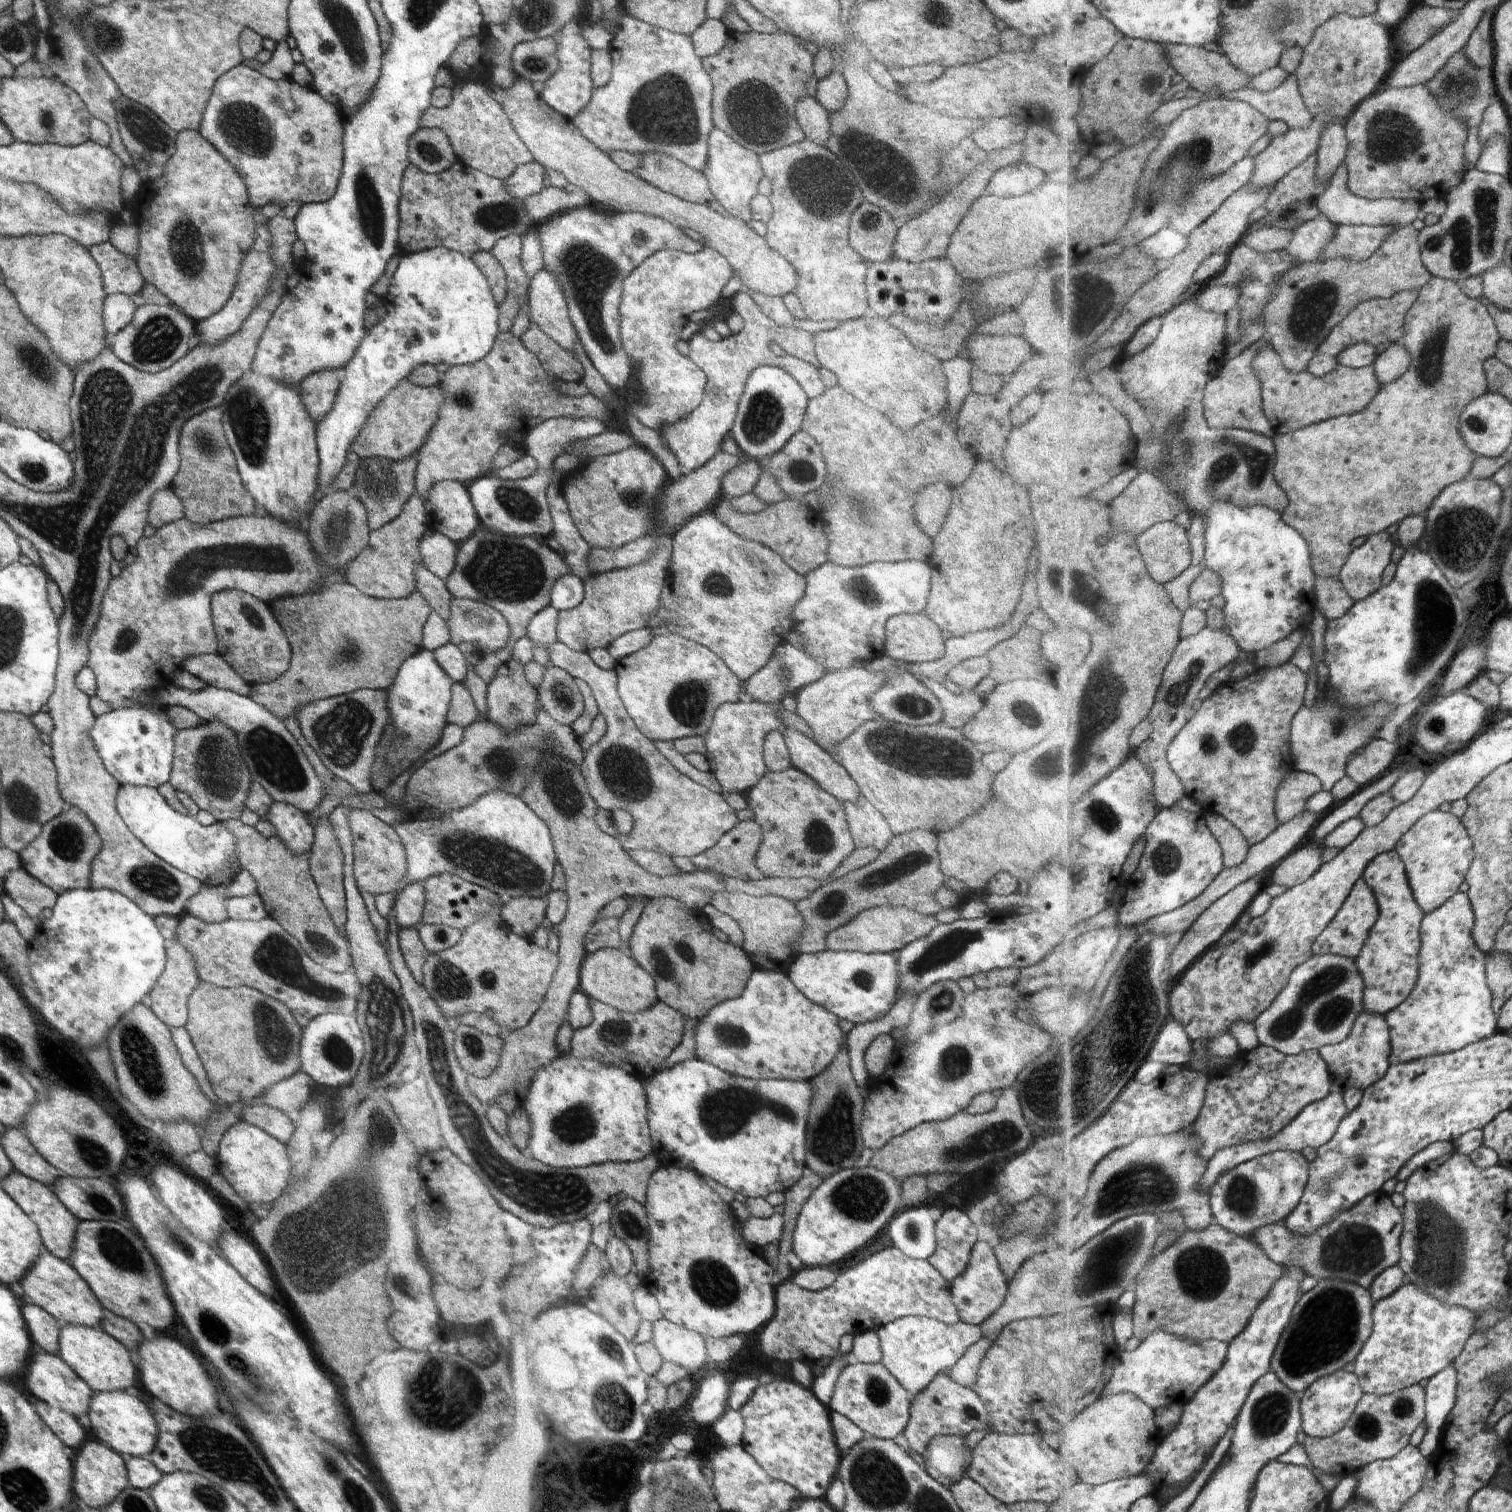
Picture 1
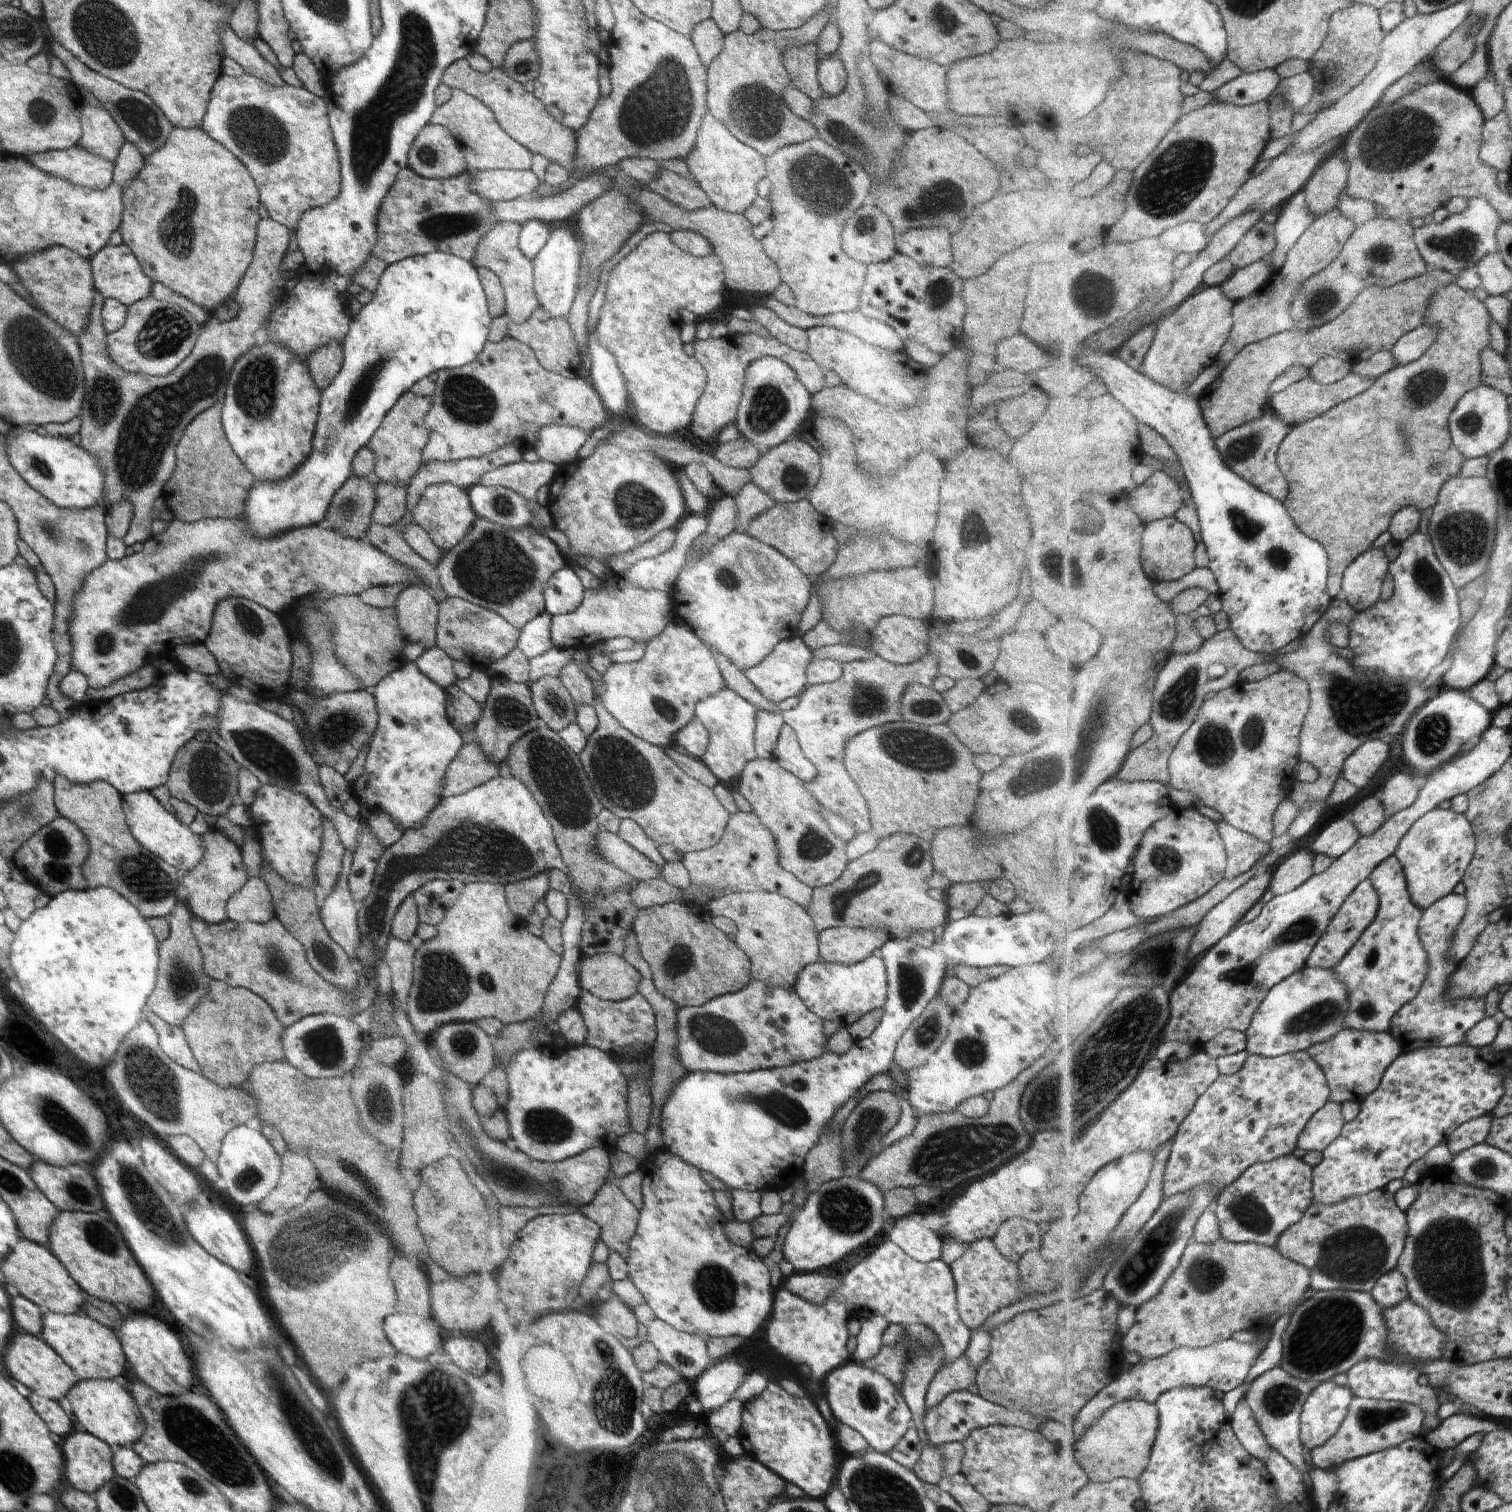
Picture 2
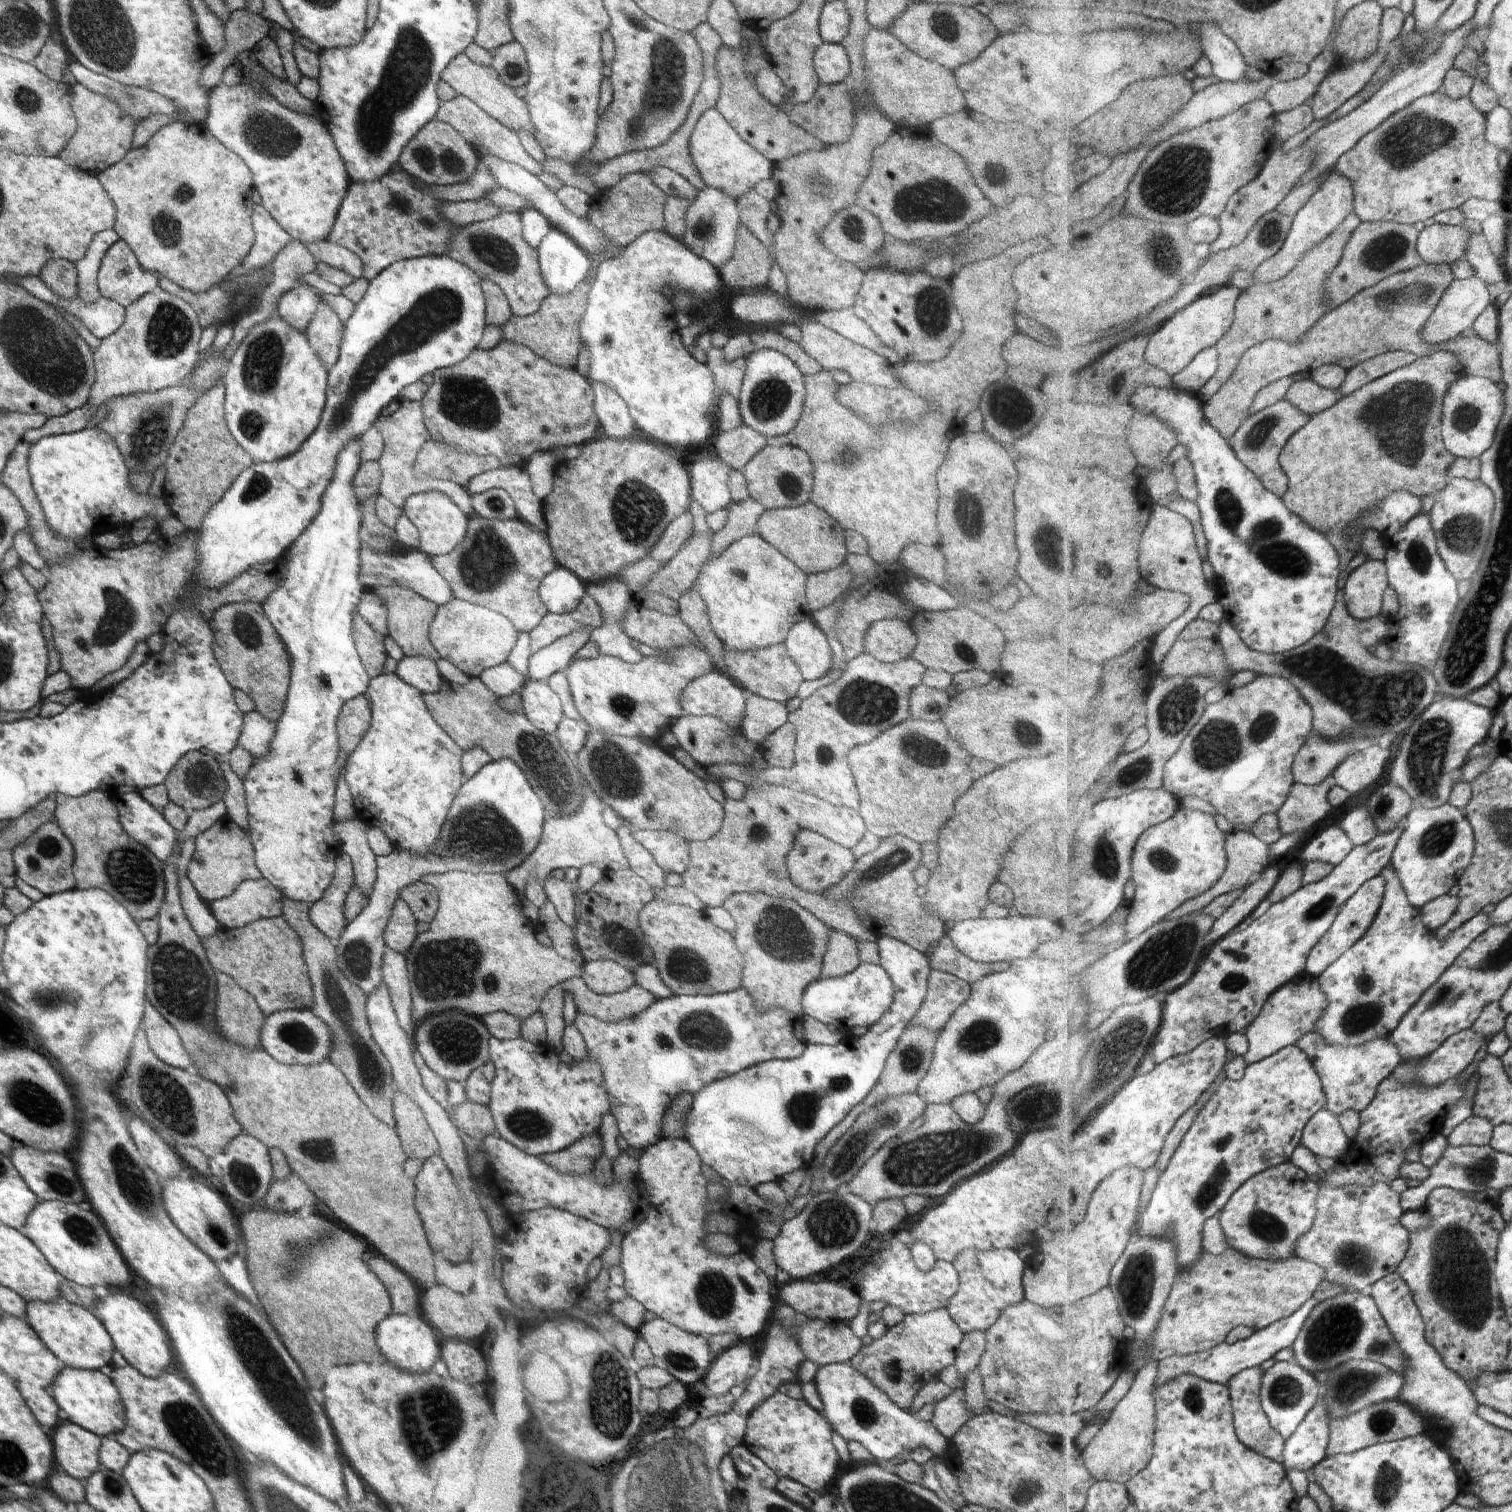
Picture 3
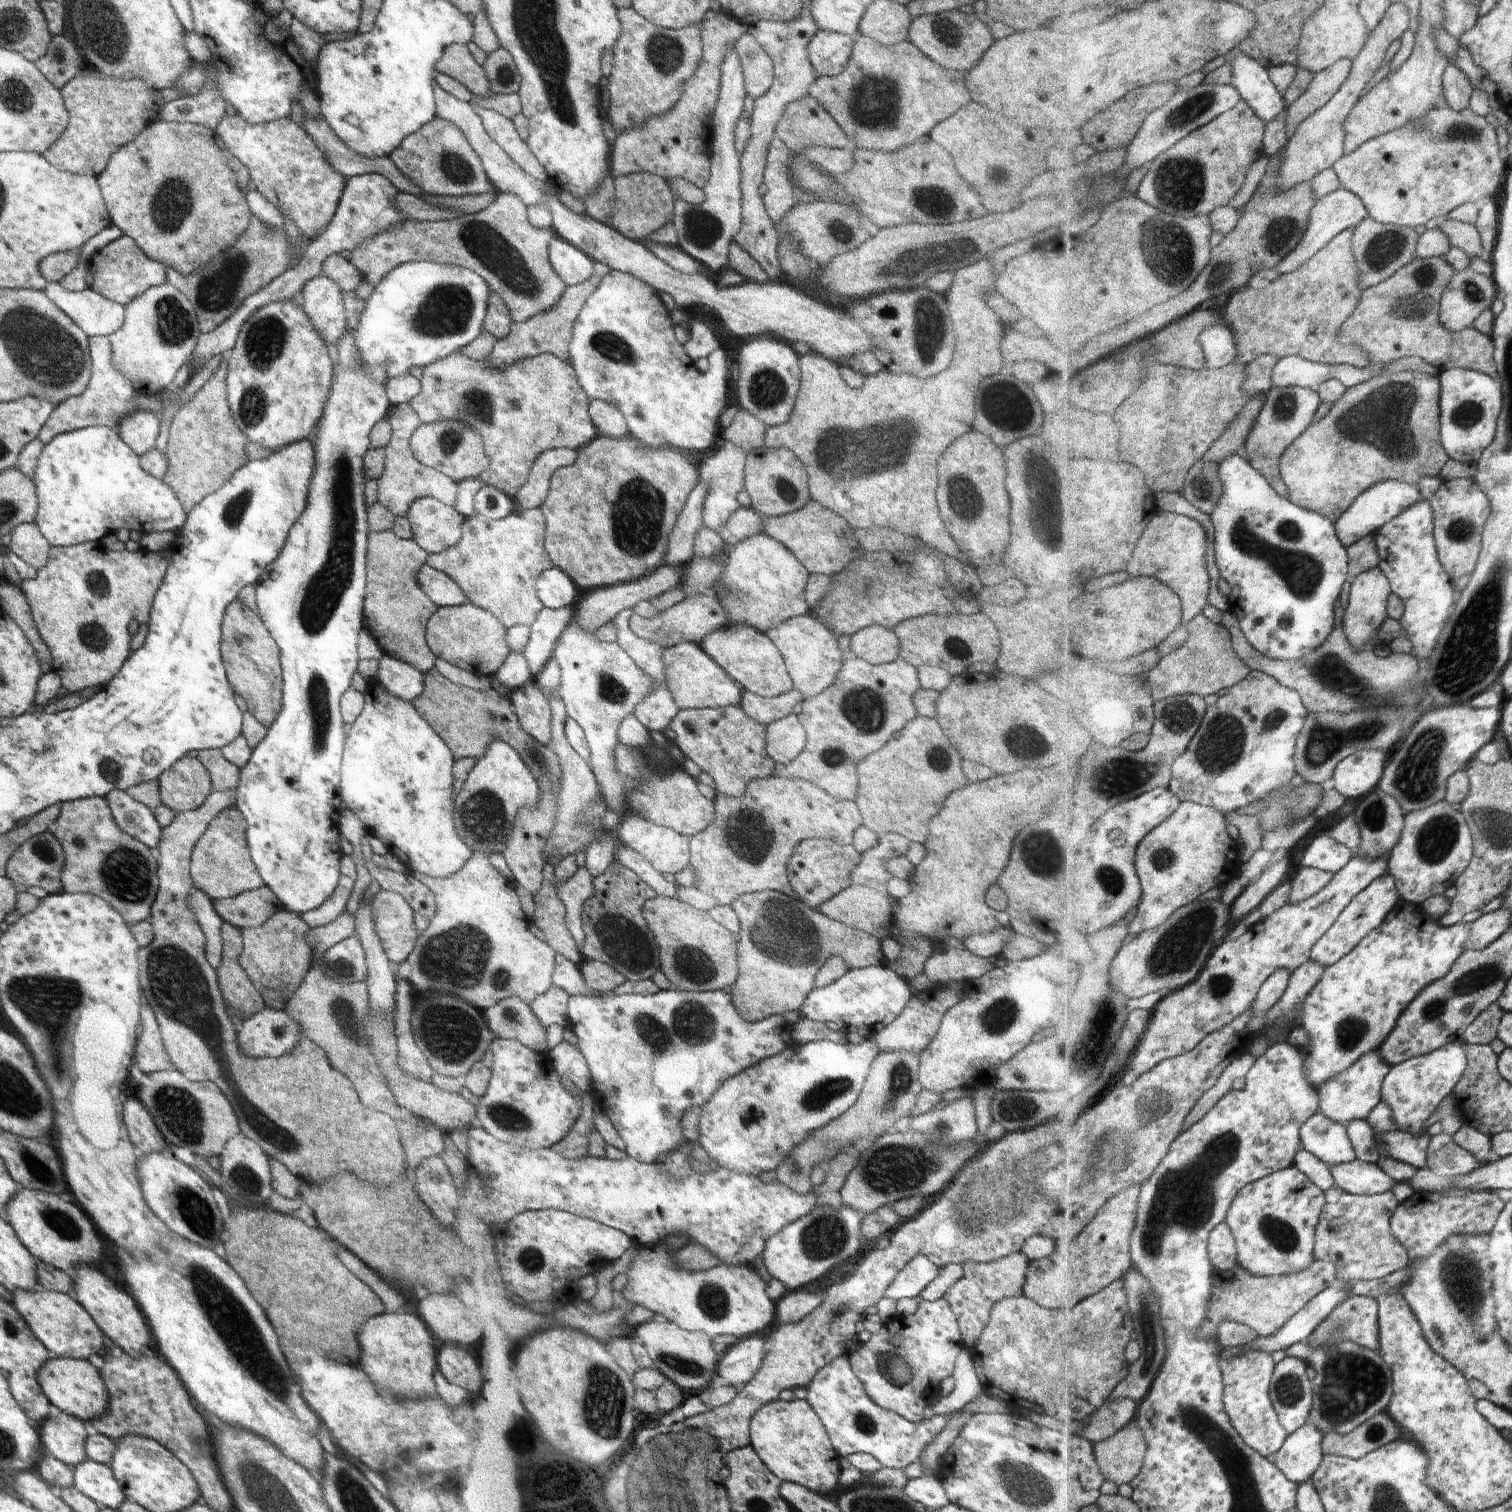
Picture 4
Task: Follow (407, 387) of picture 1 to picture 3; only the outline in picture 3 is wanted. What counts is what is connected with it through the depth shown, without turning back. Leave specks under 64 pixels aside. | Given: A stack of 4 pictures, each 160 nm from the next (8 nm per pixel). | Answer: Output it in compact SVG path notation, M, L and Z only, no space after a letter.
M400 396L396 397L380 412L379 419L375 422L374 426L380 431L384 441L384 452L377 461L381 468L379 493L385 499L390 500L395 507L403 509L409 496L428 491L440 491L449 496L450 500L456 506L459 506L466 516L472 517L474 515L475 510L471 503L471 494L467 491L466 487L452 481L445 482L442 479L418 478L414 472L415 460L418 453L424 446L424 443L430 440L428 431L424 426L421 401L409 401L405 398L400 398Z

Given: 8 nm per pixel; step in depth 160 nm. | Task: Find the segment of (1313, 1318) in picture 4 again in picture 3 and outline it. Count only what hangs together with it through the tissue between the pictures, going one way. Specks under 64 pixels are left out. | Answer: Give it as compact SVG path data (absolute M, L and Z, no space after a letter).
M1312 1297L1300 1310L1288 1318L1279 1320L1274 1324L1271 1324L1270 1327L1256 1331L1250 1338L1246 1340L1230 1344L1228 1341L1219 1344L1216 1348L1213 1348L1209 1351L1202 1351L1199 1353L1190 1353L1189 1355L1176 1355L1169 1359L1164 1359L1160 1361L1159 1375L1155 1382L1155 1390L1162 1388L1165 1384L1171 1383L1174 1379L1178 1379L1179 1376L1185 1375L1198 1375L1200 1378L1206 1379L1207 1381L1212 1381L1215 1383L1220 1383L1223 1385L1230 1384L1231 1380L1238 1376L1242 1371L1248 1369L1253 1369L1256 1367L1262 1366L1264 1362L1268 1362L1270 1358L1274 1358L1282 1348L1292 1347L1296 1342L1296 1339L1299 1337L1299 1332L1304 1328L1306 1321L1309 1319L1309 1316L1312 1314L1312 1311L1321 1303L1320 1299Z

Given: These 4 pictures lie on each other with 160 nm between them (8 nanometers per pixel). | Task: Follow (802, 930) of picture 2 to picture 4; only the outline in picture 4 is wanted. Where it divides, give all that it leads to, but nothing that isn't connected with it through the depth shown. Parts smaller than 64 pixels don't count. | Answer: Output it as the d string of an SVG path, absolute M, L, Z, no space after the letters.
M758 891L737 896L730 906L738 915L741 931L737 936L739 975L733 986L727 990L733 998L736 1012L748 1022L755 1023L772 1015L798 1011L808 993L815 987L816 973L829 956L841 956L850 969L887 964L880 939L828 918L811 909L802 900L790 898L776 891Z

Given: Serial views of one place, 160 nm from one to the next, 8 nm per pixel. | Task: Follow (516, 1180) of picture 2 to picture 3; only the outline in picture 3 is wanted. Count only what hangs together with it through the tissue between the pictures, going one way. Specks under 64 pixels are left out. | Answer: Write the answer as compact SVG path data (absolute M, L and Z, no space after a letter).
M594 1133L560 1152L546 1153L541 1156L541 1159L556 1172L590 1175L593 1174L595 1162L602 1154L601 1137L598 1133Z

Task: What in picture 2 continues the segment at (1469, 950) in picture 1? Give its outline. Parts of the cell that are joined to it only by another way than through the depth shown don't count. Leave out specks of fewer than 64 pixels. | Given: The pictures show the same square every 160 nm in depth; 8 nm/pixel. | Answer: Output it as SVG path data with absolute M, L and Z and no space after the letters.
M1453 892L1427 908L1423 914L1420 936L1424 946L1428 949L1428 954L1431 956L1431 970L1428 973L1423 990L1392 1019L1391 1029L1389 1030L1392 1036L1400 1041L1406 1053L1432 1045L1451 1047L1466 1043L1471 1030L1488 1017L1487 998L1472 995L1456 999L1450 996L1451 982L1460 966L1460 962L1451 955L1452 948L1455 946L1455 935L1459 932L1468 909L1467 895Z

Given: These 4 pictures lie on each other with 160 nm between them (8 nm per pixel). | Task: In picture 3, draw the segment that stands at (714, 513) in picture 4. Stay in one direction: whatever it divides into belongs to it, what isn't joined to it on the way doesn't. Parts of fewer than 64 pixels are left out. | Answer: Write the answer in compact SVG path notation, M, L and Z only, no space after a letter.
M718 458L701 460L688 468L691 496L707 513L726 509L732 502L727 478L732 470Z

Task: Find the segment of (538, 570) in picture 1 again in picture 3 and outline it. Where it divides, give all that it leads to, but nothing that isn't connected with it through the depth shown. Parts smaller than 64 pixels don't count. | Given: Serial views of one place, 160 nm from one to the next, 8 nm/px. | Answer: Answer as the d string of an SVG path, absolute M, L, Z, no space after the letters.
M474 514L469 517L467 533L462 542L457 544L452 552L429 557L429 559L440 576L448 582L456 599L468 601L504 615L519 633L530 632L544 618L547 608L540 598L538 589L542 579L560 566L553 555L547 535L518 516L501 521Z

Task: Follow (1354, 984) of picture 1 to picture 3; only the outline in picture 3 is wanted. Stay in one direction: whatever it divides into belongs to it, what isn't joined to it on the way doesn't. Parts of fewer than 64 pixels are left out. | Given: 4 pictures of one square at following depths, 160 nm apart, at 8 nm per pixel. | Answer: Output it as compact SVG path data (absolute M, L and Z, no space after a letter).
M1307 971L1278 992L1274 992L1262 1008L1260 1016L1246 1030L1250 1046L1245 1059L1249 1062L1249 1066L1279 1053L1287 1046L1297 1045L1304 1036L1318 1031L1320 1021L1327 1015L1330 1007L1331 998L1324 990L1321 980Z

